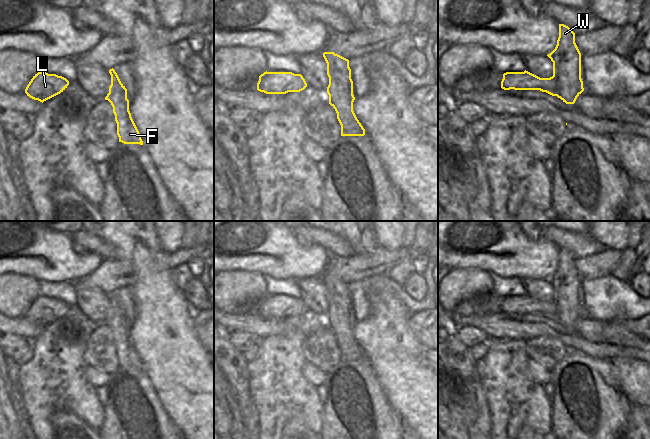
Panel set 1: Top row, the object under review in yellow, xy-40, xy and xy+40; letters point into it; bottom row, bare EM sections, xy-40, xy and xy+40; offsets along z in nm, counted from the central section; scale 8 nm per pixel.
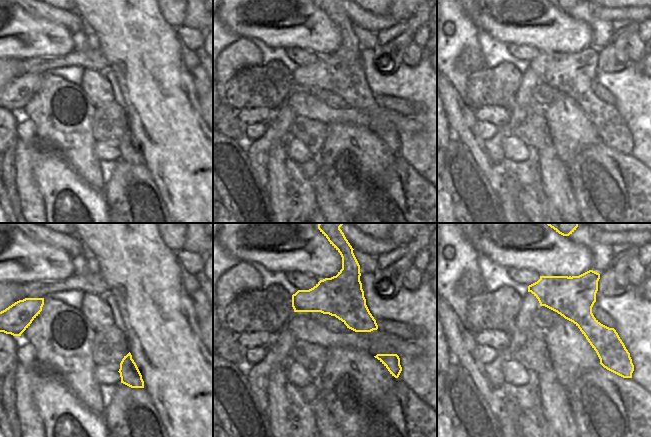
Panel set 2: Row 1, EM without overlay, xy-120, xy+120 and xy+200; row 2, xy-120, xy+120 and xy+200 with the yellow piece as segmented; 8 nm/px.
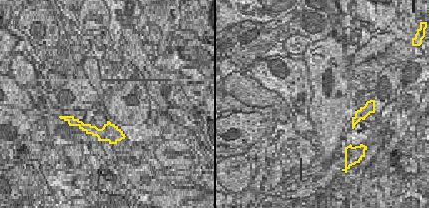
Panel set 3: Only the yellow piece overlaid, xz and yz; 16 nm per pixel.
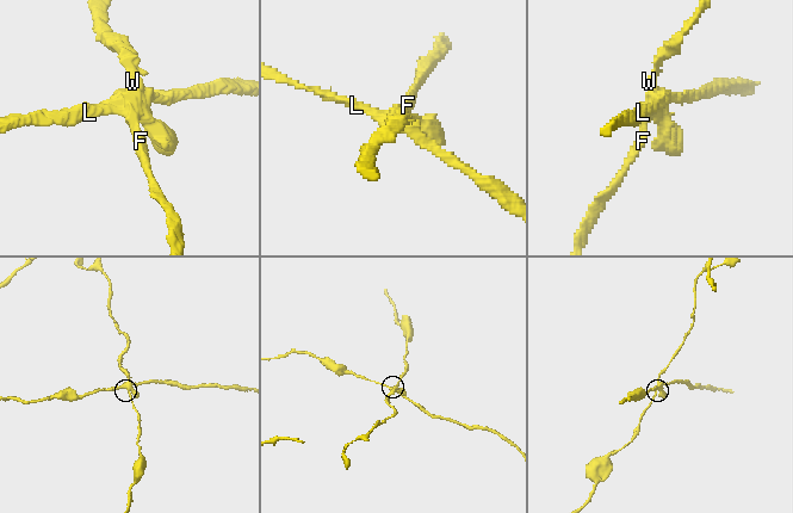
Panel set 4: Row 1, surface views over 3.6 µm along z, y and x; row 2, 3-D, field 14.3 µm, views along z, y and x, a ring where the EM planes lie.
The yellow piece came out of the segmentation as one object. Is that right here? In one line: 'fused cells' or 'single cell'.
fused cells

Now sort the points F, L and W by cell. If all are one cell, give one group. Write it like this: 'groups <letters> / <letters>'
groups F W / L

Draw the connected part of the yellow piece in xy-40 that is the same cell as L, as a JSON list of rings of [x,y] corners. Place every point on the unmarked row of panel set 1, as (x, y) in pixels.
[[[40,295],[33,300],[25,313],[25,317],[30,322],[43,327],[63,316],[68,309],[69,305],[66,302]]]

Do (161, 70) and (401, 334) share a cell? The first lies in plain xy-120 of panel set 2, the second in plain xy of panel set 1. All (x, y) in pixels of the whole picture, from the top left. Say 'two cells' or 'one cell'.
one cell

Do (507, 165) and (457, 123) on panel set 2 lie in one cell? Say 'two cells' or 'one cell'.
two cells

